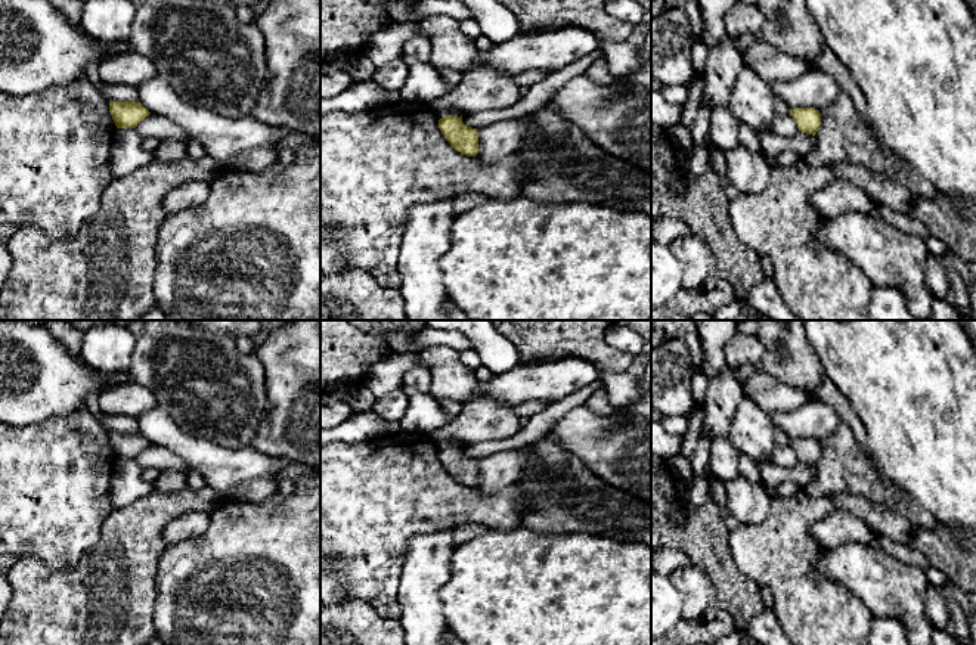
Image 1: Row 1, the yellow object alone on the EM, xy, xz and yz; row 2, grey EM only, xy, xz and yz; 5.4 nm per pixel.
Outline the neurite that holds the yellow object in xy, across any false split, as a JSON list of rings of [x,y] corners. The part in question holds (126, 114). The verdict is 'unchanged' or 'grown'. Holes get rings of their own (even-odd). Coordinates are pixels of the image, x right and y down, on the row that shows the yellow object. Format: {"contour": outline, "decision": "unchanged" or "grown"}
{"contour": [[[109,100],[109,112],[117,128],[136,128],[140,121],[149,117],[149,111],[137,102]]], "decision": "unchanged"}

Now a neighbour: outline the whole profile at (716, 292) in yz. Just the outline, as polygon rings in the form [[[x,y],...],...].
[[[712,275],[698,288],[681,288],[666,304],[651,308],[651,320],[687,320],[697,313],[713,314],[735,301],[735,291],[729,280]]]

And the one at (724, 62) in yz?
[[[726,35],[719,44],[709,49],[703,71],[703,99],[710,109],[728,108],[732,86],[743,63],[743,52],[737,47],[737,38]]]

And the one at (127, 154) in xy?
[[[117,128],[111,146],[111,168],[114,177],[124,177],[157,159],[155,154],[142,148],[142,139],[134,128]]]

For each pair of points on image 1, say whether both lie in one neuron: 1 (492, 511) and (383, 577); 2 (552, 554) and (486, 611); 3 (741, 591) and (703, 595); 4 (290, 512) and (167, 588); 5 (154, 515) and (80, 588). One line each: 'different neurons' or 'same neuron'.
1: same neuron
2: same neuron
3: different neurons
4: same neuron
5: same neuron

